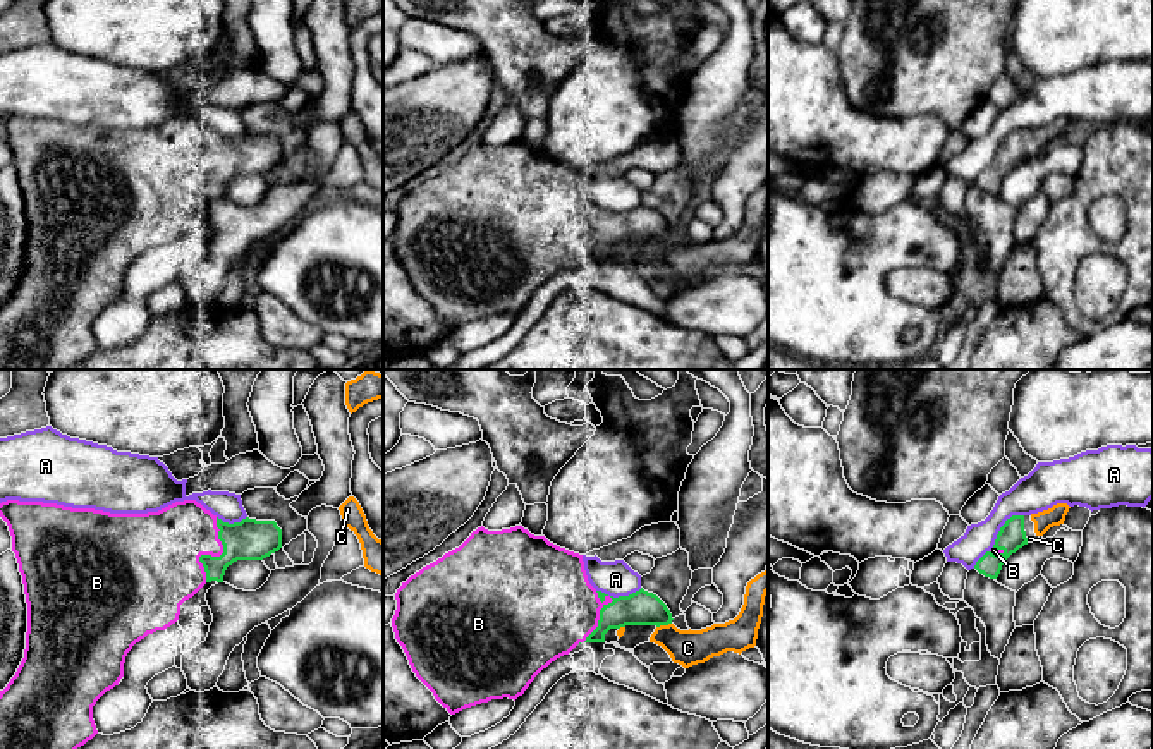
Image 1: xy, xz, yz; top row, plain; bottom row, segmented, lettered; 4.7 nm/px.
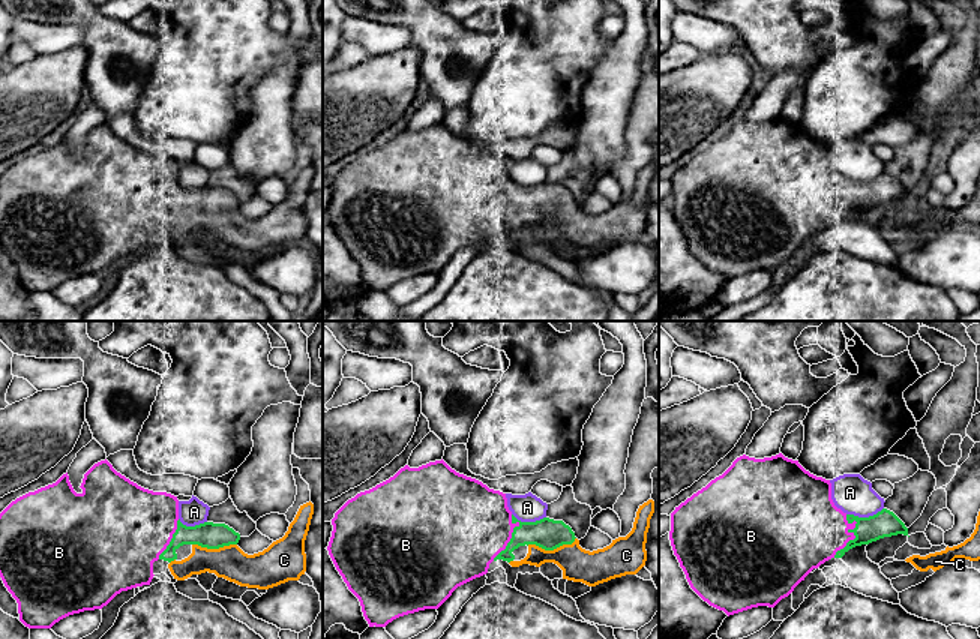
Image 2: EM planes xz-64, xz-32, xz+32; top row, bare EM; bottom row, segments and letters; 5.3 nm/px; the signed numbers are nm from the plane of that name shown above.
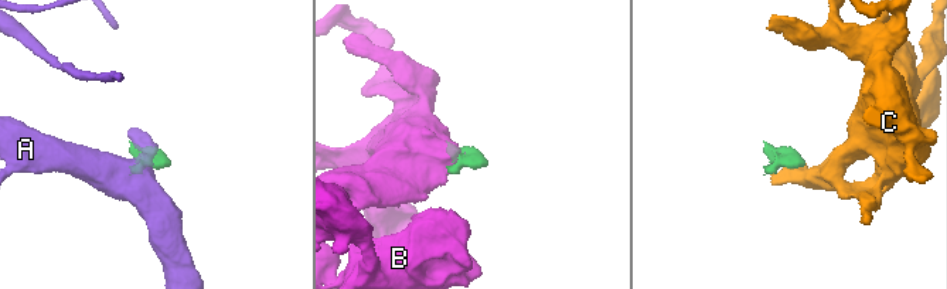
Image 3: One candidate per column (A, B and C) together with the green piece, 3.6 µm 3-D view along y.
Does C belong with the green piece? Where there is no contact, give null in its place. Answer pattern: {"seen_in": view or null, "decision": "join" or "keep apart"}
{"seen_in": "xz", "decision": "join"}

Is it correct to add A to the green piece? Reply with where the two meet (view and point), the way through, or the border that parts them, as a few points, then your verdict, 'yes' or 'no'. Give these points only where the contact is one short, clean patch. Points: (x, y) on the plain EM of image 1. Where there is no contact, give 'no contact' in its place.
yz (1002, 141) | no

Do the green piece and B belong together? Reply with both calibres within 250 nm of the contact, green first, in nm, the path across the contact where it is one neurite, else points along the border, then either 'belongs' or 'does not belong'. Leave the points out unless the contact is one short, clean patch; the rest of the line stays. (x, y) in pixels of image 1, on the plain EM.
calibres 190 and 360 nm; belongs

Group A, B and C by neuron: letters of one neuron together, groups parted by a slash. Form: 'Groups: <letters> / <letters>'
Groups: A / B C

